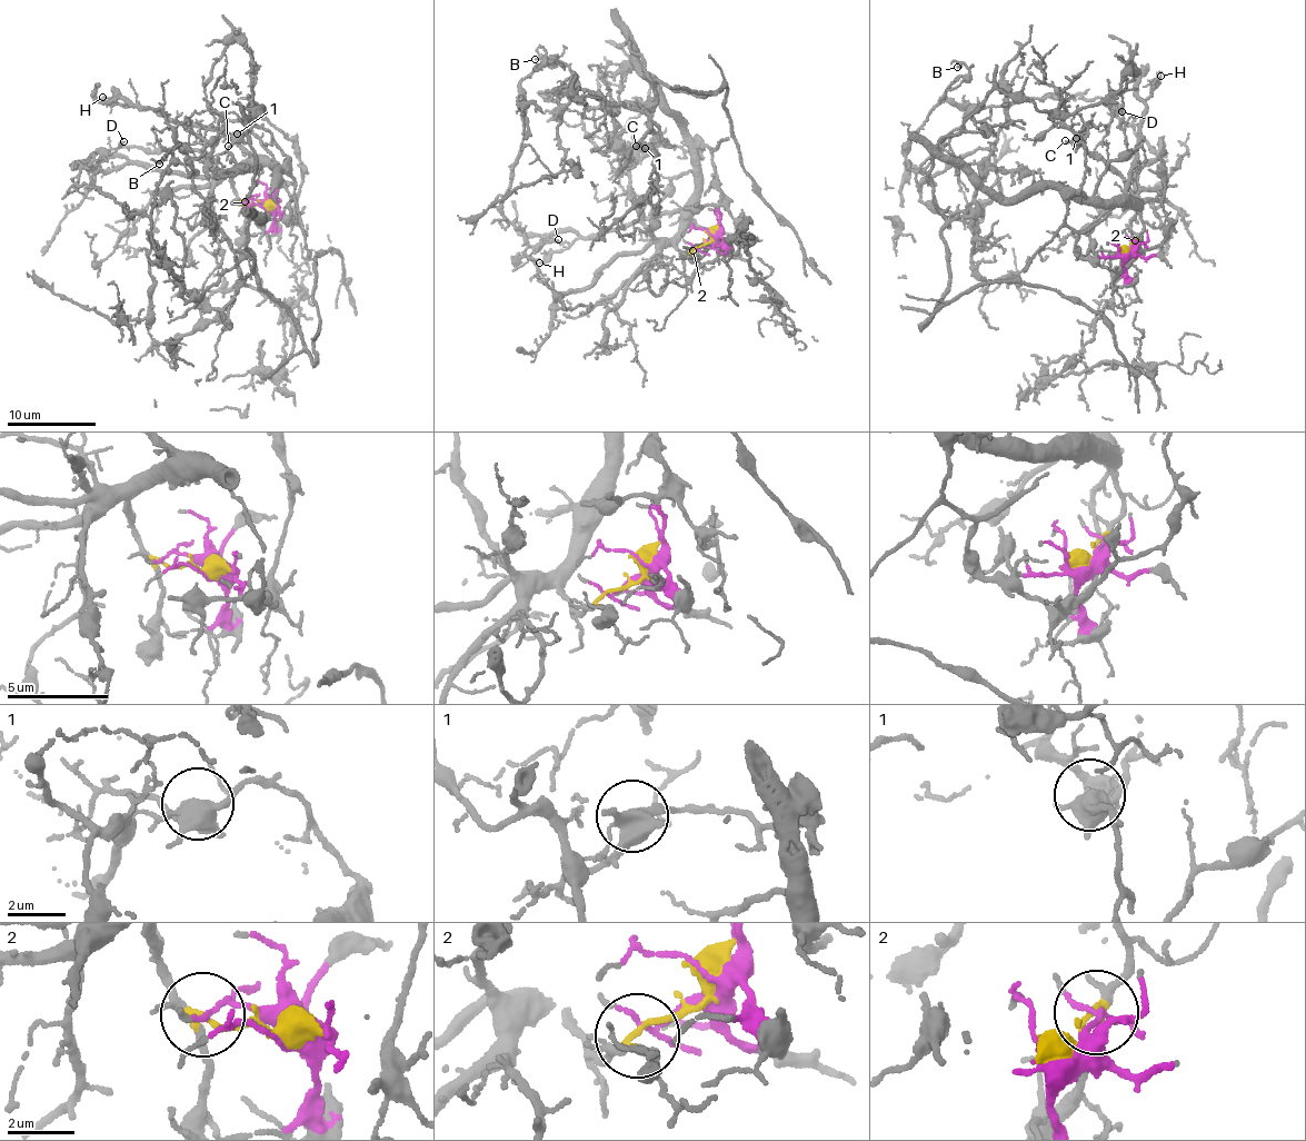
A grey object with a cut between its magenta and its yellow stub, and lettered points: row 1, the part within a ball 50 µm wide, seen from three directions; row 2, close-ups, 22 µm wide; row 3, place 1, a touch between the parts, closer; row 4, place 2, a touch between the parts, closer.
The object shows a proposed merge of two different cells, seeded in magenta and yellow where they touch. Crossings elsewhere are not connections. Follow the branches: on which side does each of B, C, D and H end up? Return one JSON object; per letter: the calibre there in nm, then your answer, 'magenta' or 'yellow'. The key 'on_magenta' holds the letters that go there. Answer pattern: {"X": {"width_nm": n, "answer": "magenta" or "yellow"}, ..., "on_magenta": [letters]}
{"B": {"width_nm": 90, "answer": "magenta"}, "C": {"width_nm": 150, "answer": "magenta"}, "D": {"width_nm": 70, "answer": "magenta"}, "H": {"width_nm": 160, "answer": "yellow"}, "on_magenta": ["B", "C", "D"]}

